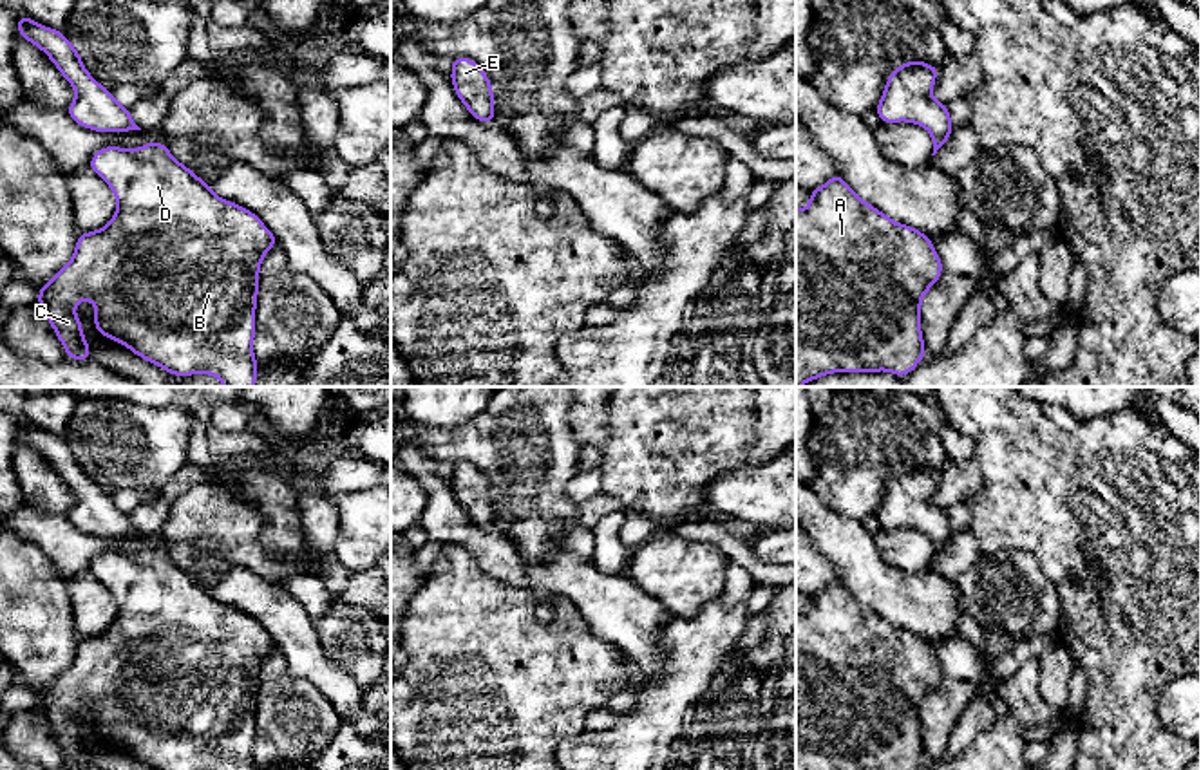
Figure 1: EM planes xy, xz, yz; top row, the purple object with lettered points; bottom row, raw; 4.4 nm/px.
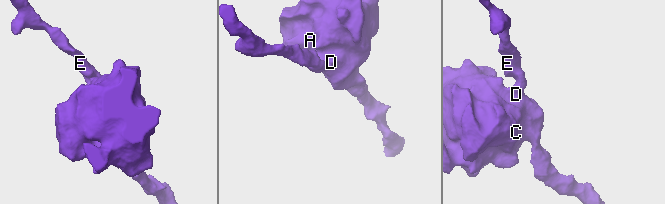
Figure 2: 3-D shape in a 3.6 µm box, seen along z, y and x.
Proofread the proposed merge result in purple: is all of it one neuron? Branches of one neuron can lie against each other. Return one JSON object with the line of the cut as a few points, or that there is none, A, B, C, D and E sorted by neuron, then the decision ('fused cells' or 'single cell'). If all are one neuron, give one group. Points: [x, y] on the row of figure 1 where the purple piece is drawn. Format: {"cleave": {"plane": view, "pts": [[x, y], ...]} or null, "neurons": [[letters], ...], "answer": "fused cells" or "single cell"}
{"cleave": null, "neurons": [["A", "B", "C", "D", "E"]], "answer": "single cell"}

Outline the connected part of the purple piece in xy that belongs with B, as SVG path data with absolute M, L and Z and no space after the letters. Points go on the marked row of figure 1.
M147 143L136 150L105 146L92 155L89 166L118 197L118 211L105 228L80 233L72 260L38 291L38 304L67 358L90 360L81 322L74 313L80 300L90 300L96 305L94 325L99 334L127 345L170 374L213 374L224 387L255 387L259 367L251 343L259 268L264 253L279 246L273 233L250 210L217 197L204 181L172 157L165 143Z

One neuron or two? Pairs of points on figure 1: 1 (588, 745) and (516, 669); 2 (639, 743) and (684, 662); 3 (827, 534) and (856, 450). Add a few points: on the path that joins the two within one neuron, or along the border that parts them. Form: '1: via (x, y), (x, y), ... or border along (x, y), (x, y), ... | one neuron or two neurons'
1: border along (585, 729), (565, 738), (556, 751) | two neurons
2: via (653, 723), (662, 702), (680, 682) | one neuron
3: border along (814, 490), (827, 507), (860, 521) | two neurons

